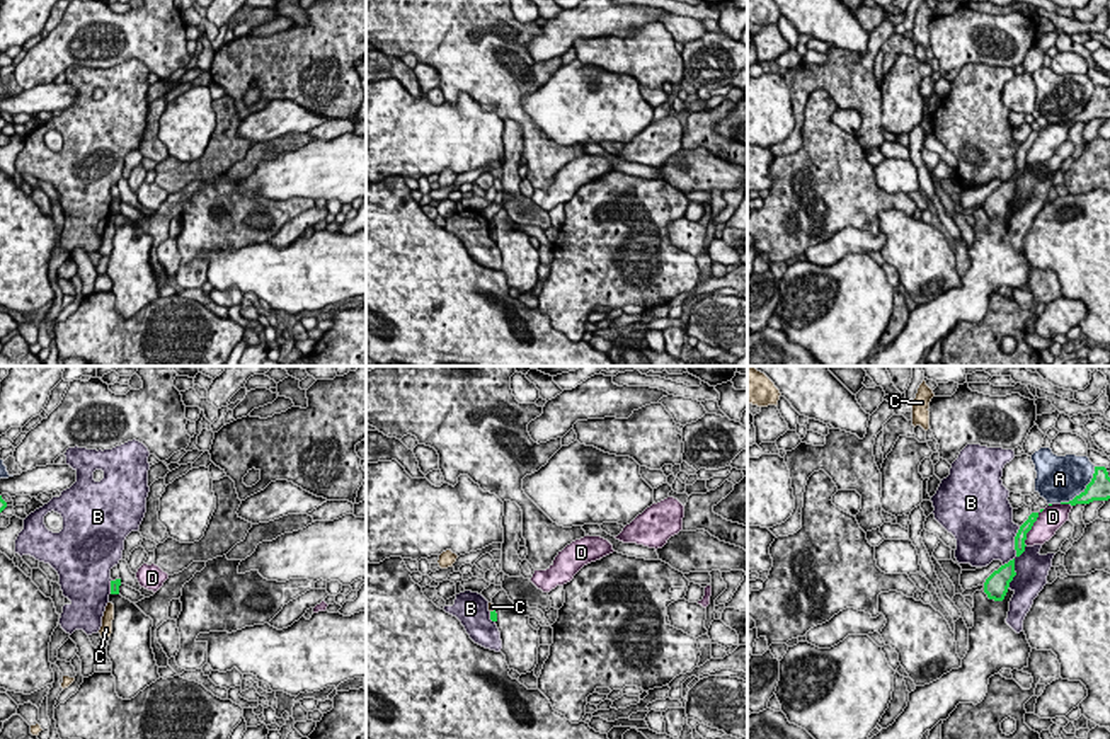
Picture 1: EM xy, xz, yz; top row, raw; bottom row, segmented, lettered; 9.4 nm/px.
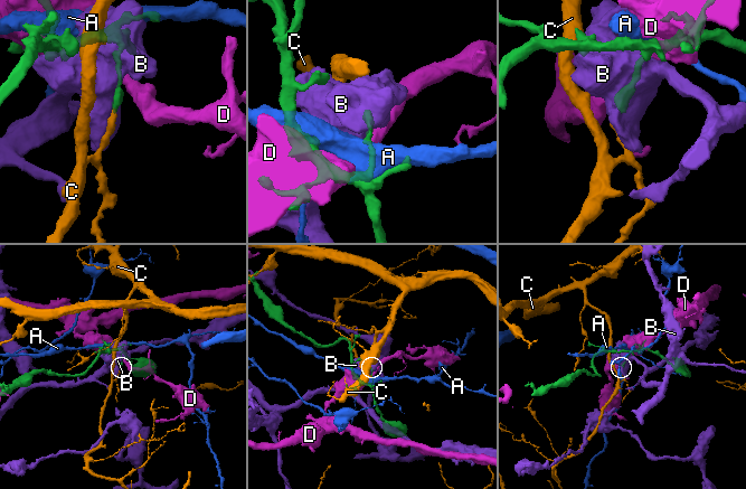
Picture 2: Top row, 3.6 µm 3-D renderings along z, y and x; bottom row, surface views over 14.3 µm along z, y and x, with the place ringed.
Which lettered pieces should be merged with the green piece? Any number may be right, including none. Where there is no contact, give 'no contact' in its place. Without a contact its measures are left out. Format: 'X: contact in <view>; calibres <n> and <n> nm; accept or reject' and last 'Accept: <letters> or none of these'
A: contact in yz; calibres 220 and 440 nm; reject
B: contact in yz; calibres 100 and 380 nm; reject
C: contact in xz; calibres 60 and 60 nm; reject
D: contact in yz; calibres 100 and 220 nm; reject
Accept: none of these

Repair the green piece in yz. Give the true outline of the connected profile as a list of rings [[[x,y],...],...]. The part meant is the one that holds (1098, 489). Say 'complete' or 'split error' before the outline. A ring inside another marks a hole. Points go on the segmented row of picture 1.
complete | [[[1095,467],[1095,473],[1091,482],[1086,485],[1086,489],[1076,496],[1069,502],[1061,504],[1090,504],[1093,501],[1108,501],[1110,499],[1110,477],[1105,467]]]

